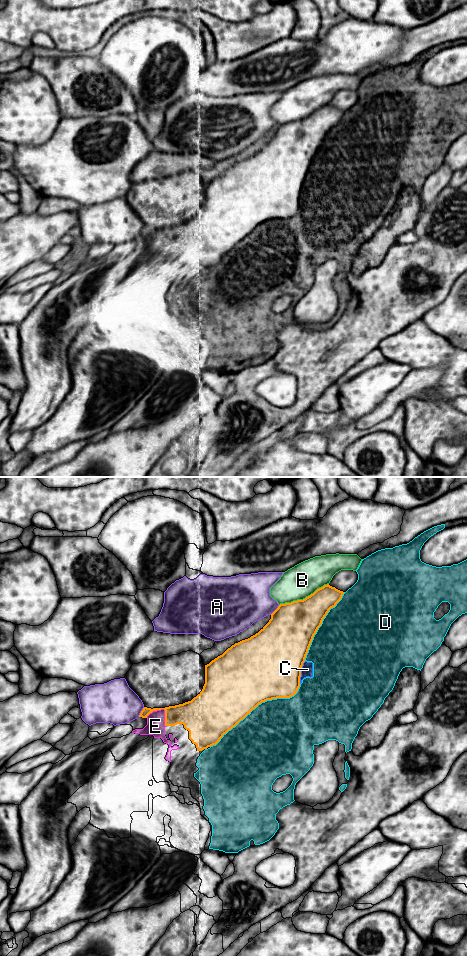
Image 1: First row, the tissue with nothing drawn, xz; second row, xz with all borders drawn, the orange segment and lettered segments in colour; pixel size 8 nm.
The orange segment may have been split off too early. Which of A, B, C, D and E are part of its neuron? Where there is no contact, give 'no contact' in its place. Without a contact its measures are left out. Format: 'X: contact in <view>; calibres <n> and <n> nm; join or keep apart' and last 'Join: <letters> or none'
A: contact in xz; calibres 400 and 380 nm; keep apart
B: contact in xz; calibres 380 and 260 nm; keep apart
C: contact in xz; calibres 500 and 100 nm; keep apart
D: contact in xz; calibres 500 and 500 nm; keep apart
E: contact in xz; calibres 220 and 150 nm; join
Join: E

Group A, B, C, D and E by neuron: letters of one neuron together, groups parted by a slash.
A / B / C D / E

